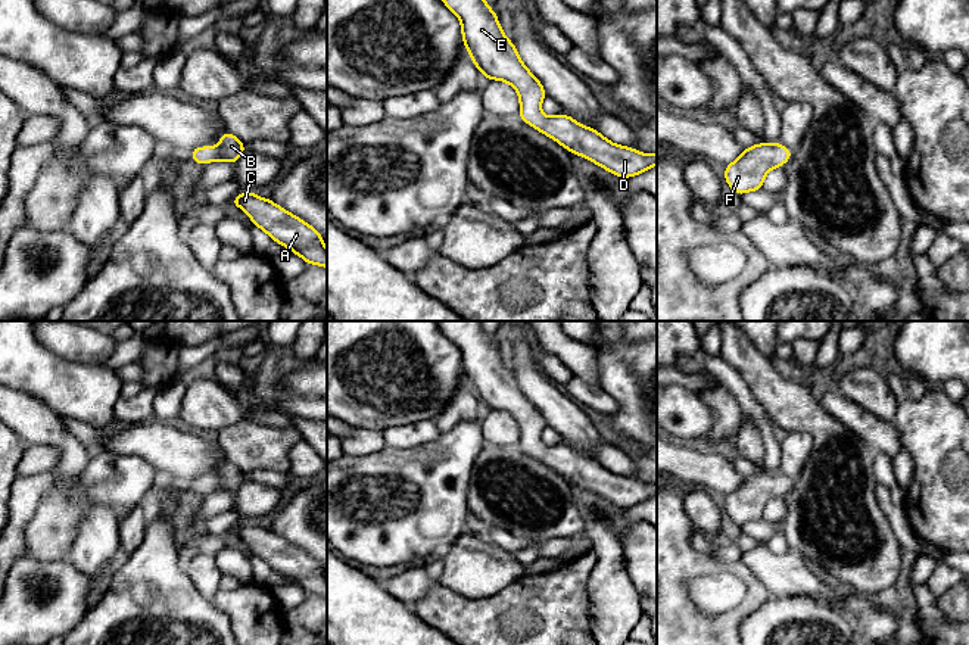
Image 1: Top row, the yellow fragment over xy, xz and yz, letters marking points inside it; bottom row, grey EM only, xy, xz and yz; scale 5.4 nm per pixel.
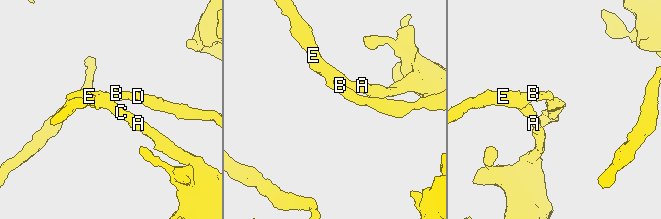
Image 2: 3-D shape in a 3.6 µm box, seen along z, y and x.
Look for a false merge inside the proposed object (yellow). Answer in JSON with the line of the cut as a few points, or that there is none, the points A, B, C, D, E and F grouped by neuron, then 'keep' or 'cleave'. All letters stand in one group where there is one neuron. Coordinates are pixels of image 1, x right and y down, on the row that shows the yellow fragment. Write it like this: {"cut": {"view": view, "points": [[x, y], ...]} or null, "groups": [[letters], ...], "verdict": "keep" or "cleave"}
{"cut": null, "groups": [["A", "B", "C", "D", "E", "F"]], "verdict": "keep"}

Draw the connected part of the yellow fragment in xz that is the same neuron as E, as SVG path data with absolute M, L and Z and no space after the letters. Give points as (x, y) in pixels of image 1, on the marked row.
M442 0L461 21L462 41L473 63L486 80L511 84L520 96L518 118L551 137L570 153L602 166L608 172L630 178L657 165L657 153L646 155L632 147L617 146L599 134L561 113L540 113L546 91L521 62L514 41L505 38L495 10L484 0Z

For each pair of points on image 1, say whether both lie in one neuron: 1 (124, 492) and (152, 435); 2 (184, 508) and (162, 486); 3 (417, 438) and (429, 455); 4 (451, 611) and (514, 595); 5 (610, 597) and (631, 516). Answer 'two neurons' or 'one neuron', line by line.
1: two neurons
2: one neuron
3: two neurons
4: one neuron
5: one neuron

